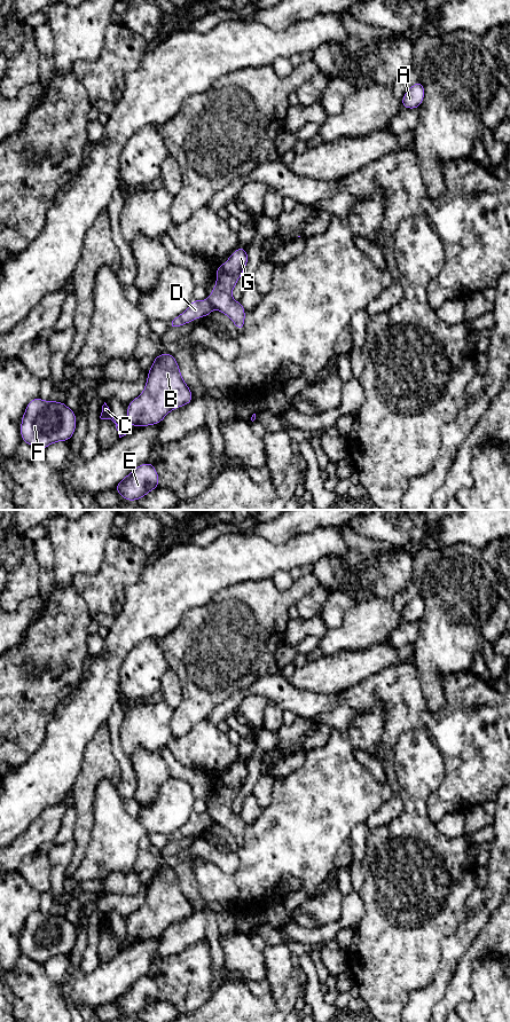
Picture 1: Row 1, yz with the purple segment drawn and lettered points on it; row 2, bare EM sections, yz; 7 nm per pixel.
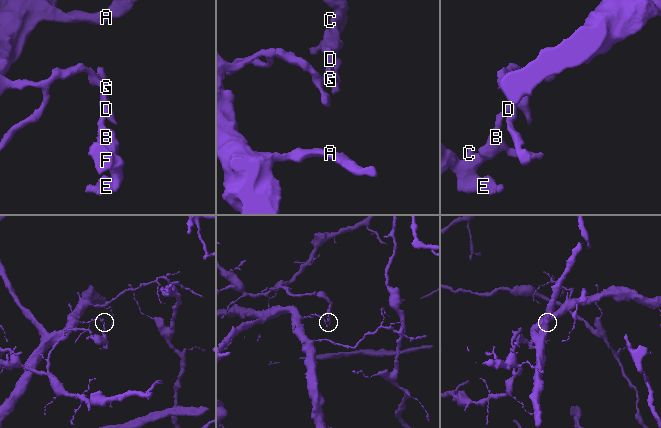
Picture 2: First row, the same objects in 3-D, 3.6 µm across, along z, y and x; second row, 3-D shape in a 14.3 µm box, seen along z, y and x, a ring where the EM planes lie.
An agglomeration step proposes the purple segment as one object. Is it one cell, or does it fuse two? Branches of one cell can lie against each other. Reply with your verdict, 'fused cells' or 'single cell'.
fused cells

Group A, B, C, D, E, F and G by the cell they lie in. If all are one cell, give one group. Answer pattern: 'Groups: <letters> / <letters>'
Groups: A G / B C D E F

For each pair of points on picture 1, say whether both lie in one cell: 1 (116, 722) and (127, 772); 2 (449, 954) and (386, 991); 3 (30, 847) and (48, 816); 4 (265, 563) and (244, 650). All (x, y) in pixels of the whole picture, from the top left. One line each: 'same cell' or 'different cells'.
1: same cell
2: different cells
3: same cell
4: different cells

